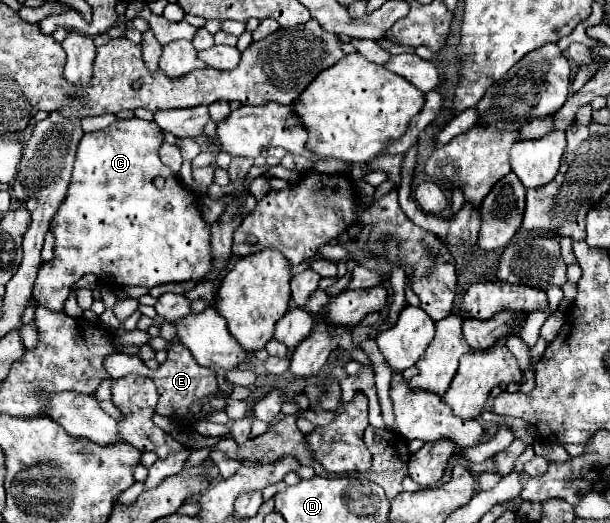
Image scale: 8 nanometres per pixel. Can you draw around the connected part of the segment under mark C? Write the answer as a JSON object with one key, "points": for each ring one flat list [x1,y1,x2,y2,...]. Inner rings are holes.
{"points":[[117,119,105,129,87,133,77,147,75,169,69,183,65,201,59,205,59,211,53,217,51,231,55,235,55,257,47,269,39,269,35,279,33,297,43,307,53,311,63,311,63,305,69,297,71,285,75,285,85,273,95,273,103,283,111,281,115,287,135,287,135,285,161,285,171,281,199,281,211,273,211,245,209,245,209,225,203,221,197,195,193,191,181,189,179,185,169,185,175,179,175,173,161,163,159,147,163,135,155,121,143,119],[163,177,165,187,159,191,153,185,153,179]]}

